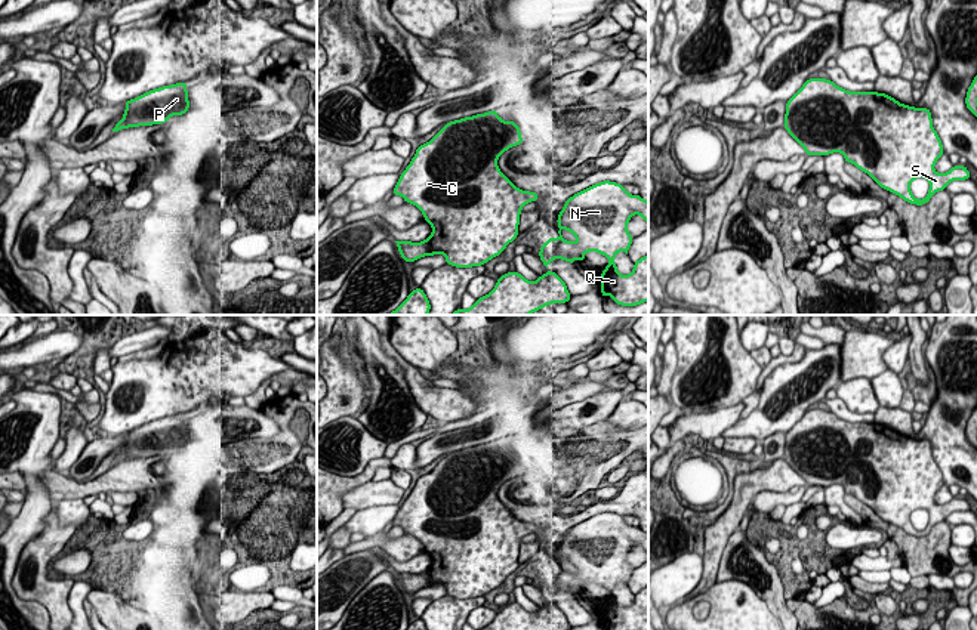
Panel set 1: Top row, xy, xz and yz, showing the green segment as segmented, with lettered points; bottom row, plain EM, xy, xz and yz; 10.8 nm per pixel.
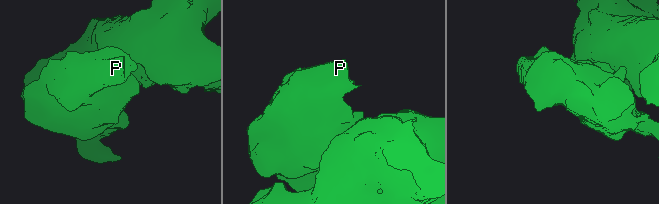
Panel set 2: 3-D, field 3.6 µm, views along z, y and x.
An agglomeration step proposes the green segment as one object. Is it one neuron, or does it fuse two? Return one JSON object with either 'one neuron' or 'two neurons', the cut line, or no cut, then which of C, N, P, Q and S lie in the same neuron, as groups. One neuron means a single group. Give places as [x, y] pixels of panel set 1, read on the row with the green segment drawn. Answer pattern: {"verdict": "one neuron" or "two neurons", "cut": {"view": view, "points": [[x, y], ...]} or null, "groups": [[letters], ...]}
{"verdict": "one neuron", "cut": null, "groups": [["C", "N", "P", "Q", "S"]]}

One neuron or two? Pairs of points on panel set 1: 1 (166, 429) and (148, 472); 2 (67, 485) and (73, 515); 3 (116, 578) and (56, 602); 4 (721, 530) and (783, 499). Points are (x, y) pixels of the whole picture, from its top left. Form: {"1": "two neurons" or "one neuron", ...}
{"1": "two neurons", "2": "two neurons", "3": "two neurons", "4": "two neurons"}

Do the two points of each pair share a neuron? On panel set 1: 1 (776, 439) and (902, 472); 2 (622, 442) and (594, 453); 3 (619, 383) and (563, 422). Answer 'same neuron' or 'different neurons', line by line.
1: same neuron
2: same neuron
3: different neurons

